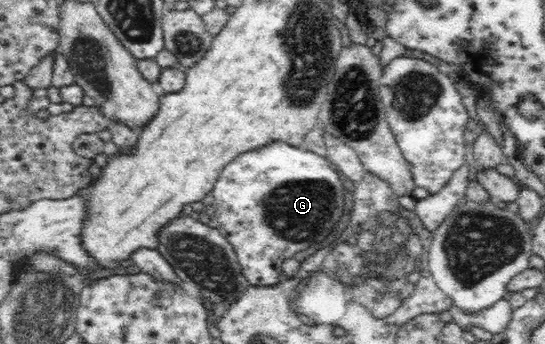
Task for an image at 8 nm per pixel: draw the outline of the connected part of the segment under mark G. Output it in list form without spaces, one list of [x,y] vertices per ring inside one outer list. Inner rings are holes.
[[[273,141],[232,159],[217,177],[212,206],[215,207],[214,217],[219,222],[218,230],[234,247],[241,271],[250,285],[277,285],[285,259],[323,241],[343,215],[346,190],[339,173],[329,165],[326,157],[303,146]]]

